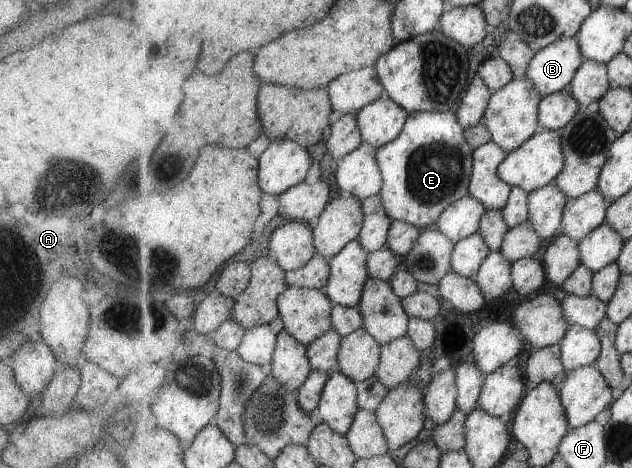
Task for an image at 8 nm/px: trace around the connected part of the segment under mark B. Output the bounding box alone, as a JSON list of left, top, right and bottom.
[527,37,586,97]

